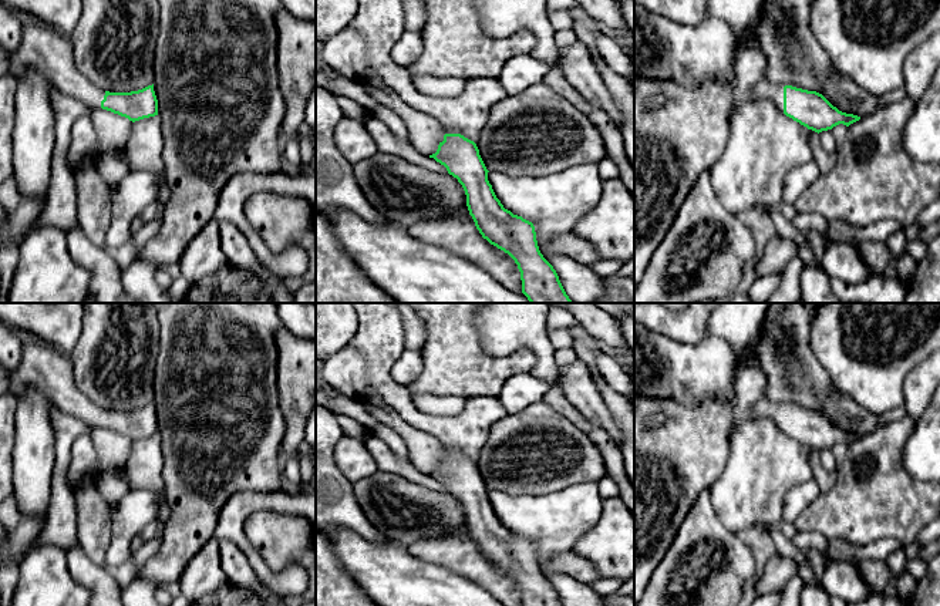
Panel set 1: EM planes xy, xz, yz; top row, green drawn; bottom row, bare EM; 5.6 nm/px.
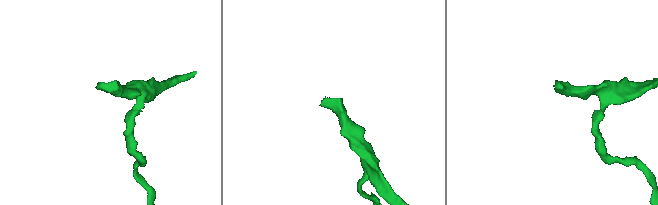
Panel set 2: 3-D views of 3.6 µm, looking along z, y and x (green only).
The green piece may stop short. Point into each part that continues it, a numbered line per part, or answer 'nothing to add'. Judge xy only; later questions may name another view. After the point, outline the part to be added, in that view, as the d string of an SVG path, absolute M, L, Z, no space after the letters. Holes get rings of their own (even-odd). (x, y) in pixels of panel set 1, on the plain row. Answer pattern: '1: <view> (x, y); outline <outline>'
1: xy (41, 366); outline M38 339L21 344L13 380L40 388L58 410L77 417L88 427L101 427L105 410L78 390L70 356L54 346Z

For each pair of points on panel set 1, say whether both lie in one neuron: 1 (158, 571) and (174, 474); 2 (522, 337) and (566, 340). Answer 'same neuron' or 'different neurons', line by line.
1: same neuron
2: different neurons

